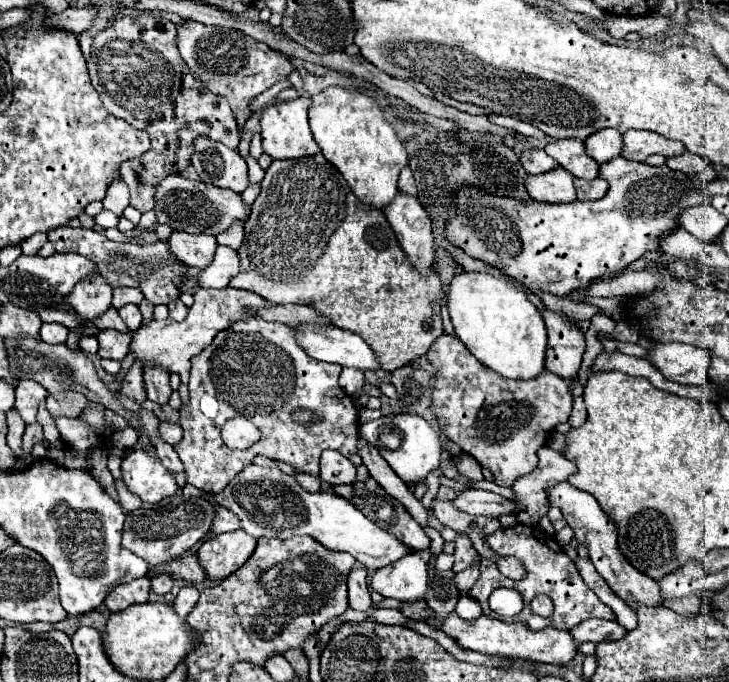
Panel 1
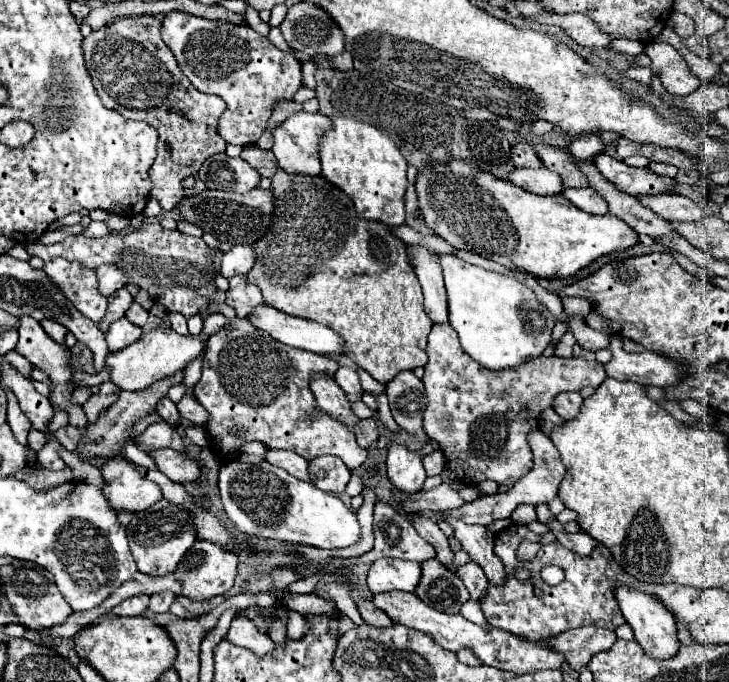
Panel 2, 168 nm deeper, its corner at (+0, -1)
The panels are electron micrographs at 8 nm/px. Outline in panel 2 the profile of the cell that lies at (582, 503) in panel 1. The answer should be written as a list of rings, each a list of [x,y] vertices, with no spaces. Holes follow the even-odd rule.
[[[618,587],[616,589],[616,599],[620,603],[620,609],[622,609],[628,625],[634,631],[634,639],[642,645],[642,649],[648,657],[670,659],[670,657],[674,657],[674,653],[678,653],[680,643],[678,643],[678,637],[676,637],[678,629],[676,629],[674,615],[656,597],[634,591],[632,587]]]

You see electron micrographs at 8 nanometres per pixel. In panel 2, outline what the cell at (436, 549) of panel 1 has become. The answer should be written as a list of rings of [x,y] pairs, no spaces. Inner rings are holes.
[[[436,559],[422,563],[422,579],[414,593],[426,601],[426,605],[450,615],[460,613],[460,607],[468,601],[468,589],[462,579]]]

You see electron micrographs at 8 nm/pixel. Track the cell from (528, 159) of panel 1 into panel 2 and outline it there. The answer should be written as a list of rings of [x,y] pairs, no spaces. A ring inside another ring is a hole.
[[[524,141],[512,145],[512,161],[514,161],[516,167],[532,167],[532,169],[542,167],[542,161],[534,153],[532,145],[530,143],[524,143]]]

